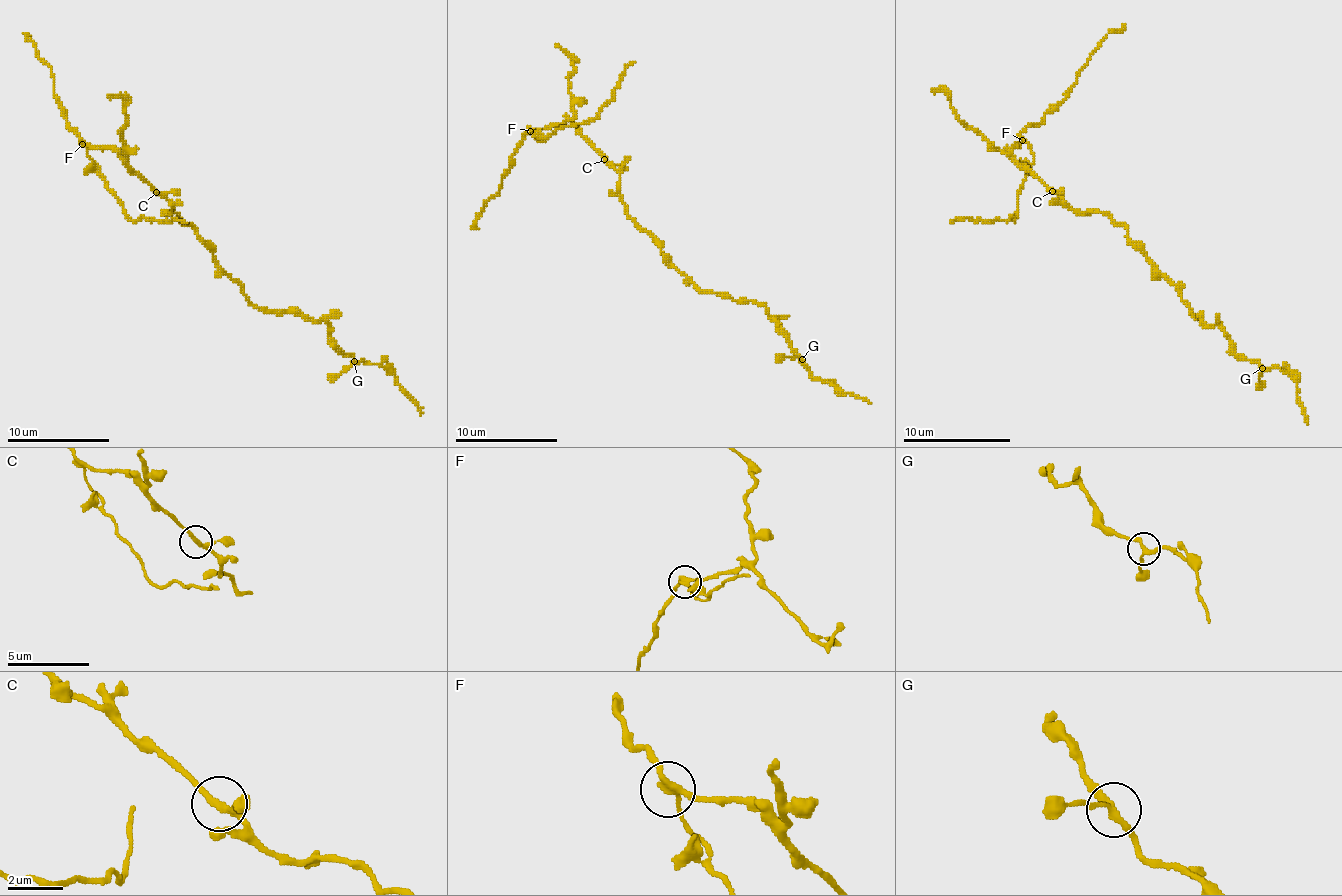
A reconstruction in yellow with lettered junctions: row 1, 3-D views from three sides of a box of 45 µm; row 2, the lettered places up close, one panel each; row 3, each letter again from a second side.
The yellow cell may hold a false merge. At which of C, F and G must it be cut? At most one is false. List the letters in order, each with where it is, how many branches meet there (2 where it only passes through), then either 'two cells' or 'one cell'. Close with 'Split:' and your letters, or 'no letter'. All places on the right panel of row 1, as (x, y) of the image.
C: at (1052, 191); 3 branches meet; one cell
F: at (1022, 140); 3 branches meet; two cells
G: at (1262, 368); 3 branches meet; one cell
Split: F

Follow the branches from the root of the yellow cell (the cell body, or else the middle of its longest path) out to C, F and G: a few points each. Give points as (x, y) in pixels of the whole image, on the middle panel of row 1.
C: (640, 226), (627, 213), (620, 193), (620, 175), (604, 159)
F: (640, 226), (627, 213), (622, 200), (620, 172), (573, 123), (566, 121), (558, 126), (530, 131)
G: (640, 226), (661, 247), (661, 252), (702, 290), (730, 295), (735, 300), (761, 303), (802, 359)

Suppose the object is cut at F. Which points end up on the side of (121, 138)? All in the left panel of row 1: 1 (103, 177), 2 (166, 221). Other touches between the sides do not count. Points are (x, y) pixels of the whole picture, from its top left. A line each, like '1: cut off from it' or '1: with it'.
1: cut off from it
2: cut off from it

